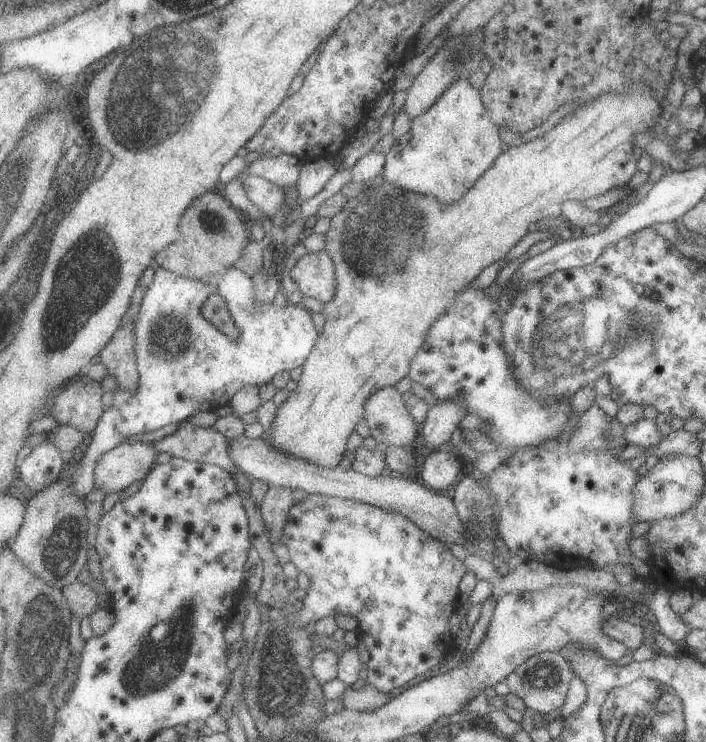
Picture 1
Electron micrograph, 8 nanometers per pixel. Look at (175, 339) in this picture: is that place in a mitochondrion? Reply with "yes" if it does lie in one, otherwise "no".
yes

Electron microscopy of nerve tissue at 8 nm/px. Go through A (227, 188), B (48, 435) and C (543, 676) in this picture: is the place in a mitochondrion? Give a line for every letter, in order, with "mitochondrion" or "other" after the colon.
A: other
B: other
C: mitochondrion

